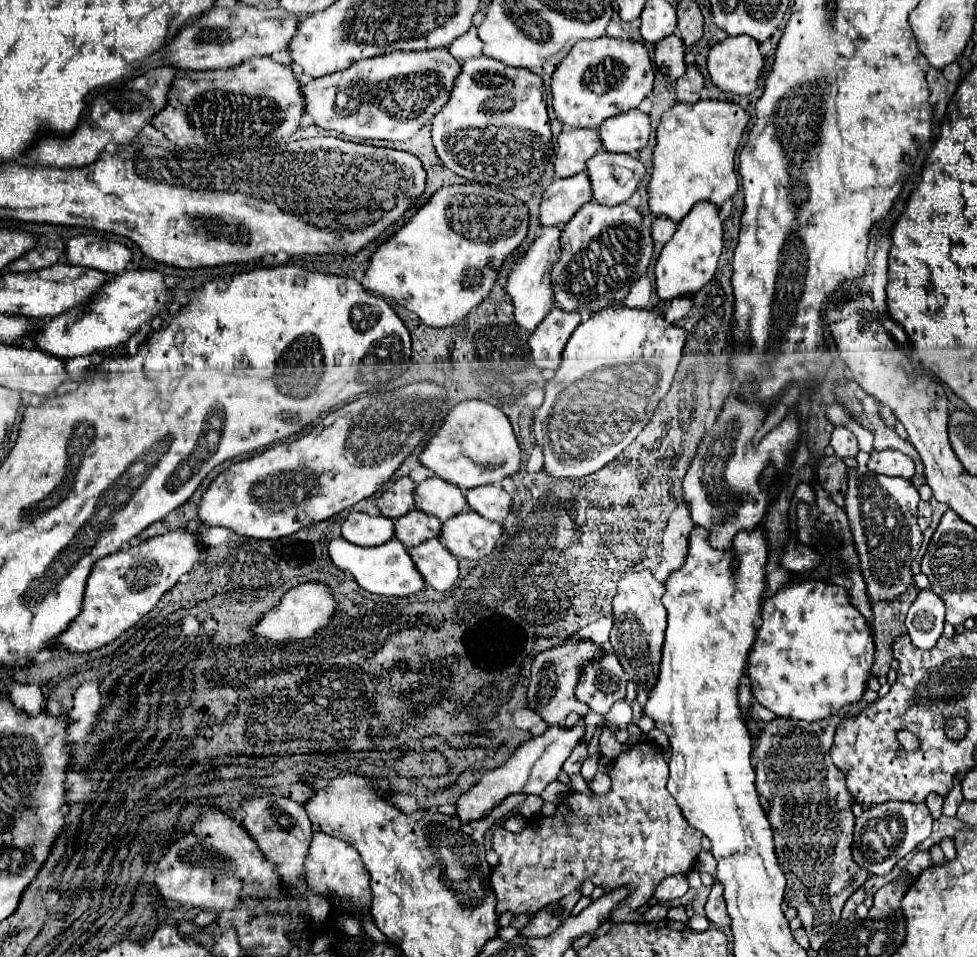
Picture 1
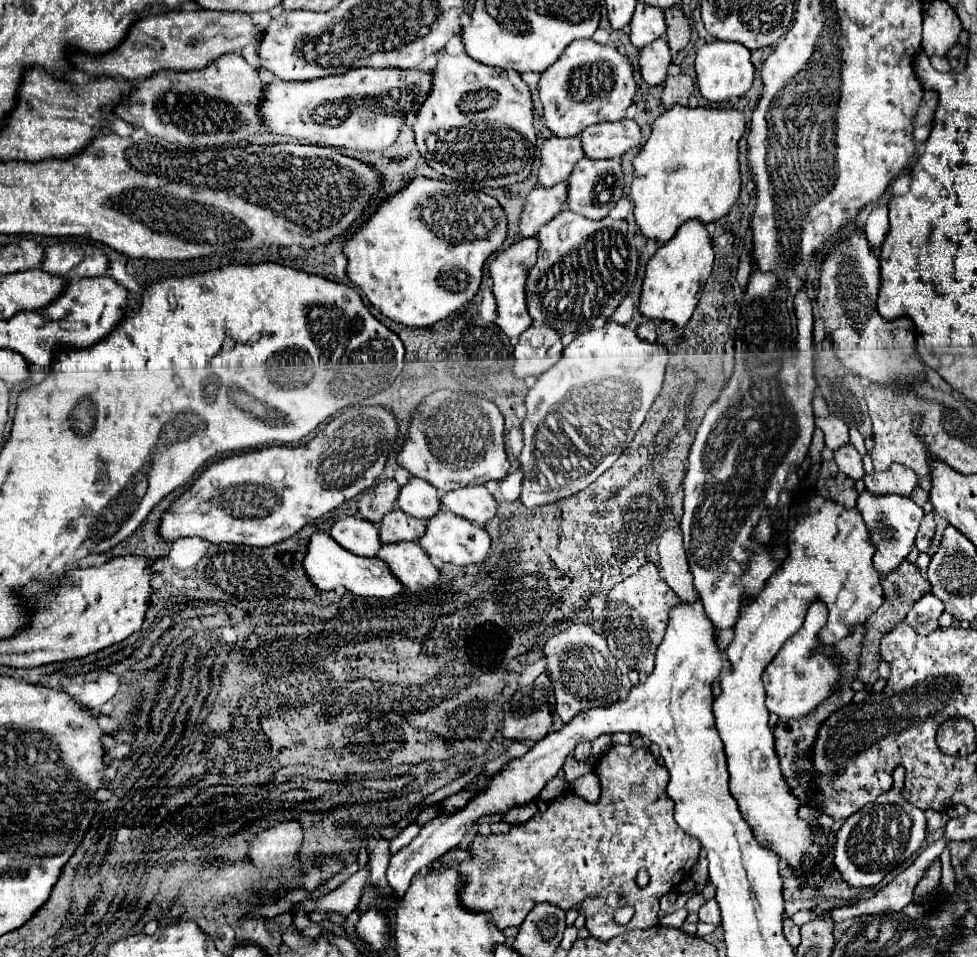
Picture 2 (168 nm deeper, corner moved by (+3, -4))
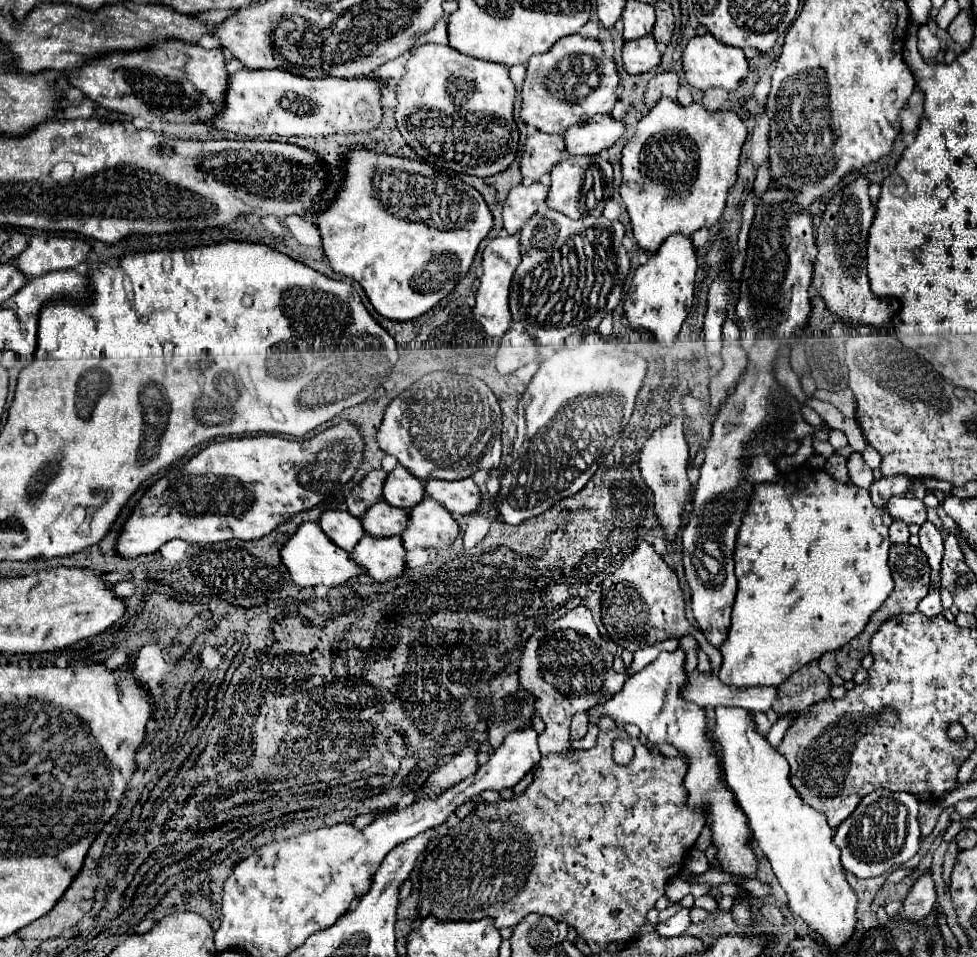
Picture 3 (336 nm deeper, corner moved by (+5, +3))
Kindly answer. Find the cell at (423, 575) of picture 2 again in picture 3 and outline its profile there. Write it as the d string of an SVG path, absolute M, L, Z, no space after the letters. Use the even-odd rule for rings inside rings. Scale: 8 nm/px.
M365 534L355 550L349 552L349 558L365 570L365 576L375 582L385 582L397 578L405 572L405 548L399 536L375 538Z

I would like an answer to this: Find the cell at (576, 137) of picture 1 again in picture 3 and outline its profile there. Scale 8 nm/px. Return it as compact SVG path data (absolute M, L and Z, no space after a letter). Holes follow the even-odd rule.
M535 132L525 140L525 148L519 162L521 176L539 180L541 176L551 172L551 166L555 166L555 162L559 162L563 154L565 154L565 142L561 134Z

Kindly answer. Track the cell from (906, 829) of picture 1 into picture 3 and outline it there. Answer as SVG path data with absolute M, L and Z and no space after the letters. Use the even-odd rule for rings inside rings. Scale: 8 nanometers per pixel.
M875 790L867 794L855 812L839 824L833 842L841 848L841 864L845 872L857 878L873 878L887 874L893 866L899 866L913 858L919 850L919 824L917 824L919 800L909 792Z

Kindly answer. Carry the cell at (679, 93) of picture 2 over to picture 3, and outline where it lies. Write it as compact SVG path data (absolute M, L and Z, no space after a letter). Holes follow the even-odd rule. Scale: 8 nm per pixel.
M663 72L663 74L655 74L645 90L645 104L653 106L661 96L667 96L671 100L675 100L675 92L679 88L679 78L675 72Z

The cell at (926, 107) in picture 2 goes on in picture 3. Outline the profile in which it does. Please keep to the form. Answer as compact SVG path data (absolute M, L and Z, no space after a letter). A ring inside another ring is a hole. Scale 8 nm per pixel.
M915 88L909 102L905 102L905 106L899 114L901 132L915 132L919 126L921 114L923 114L923 92L919 88Z

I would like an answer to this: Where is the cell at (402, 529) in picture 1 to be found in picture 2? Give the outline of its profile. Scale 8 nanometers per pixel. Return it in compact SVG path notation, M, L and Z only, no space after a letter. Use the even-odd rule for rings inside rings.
M401 509L387 513L379 525L381 543L399 543L399 541L419 541L425 533L425 521L409 517Z

